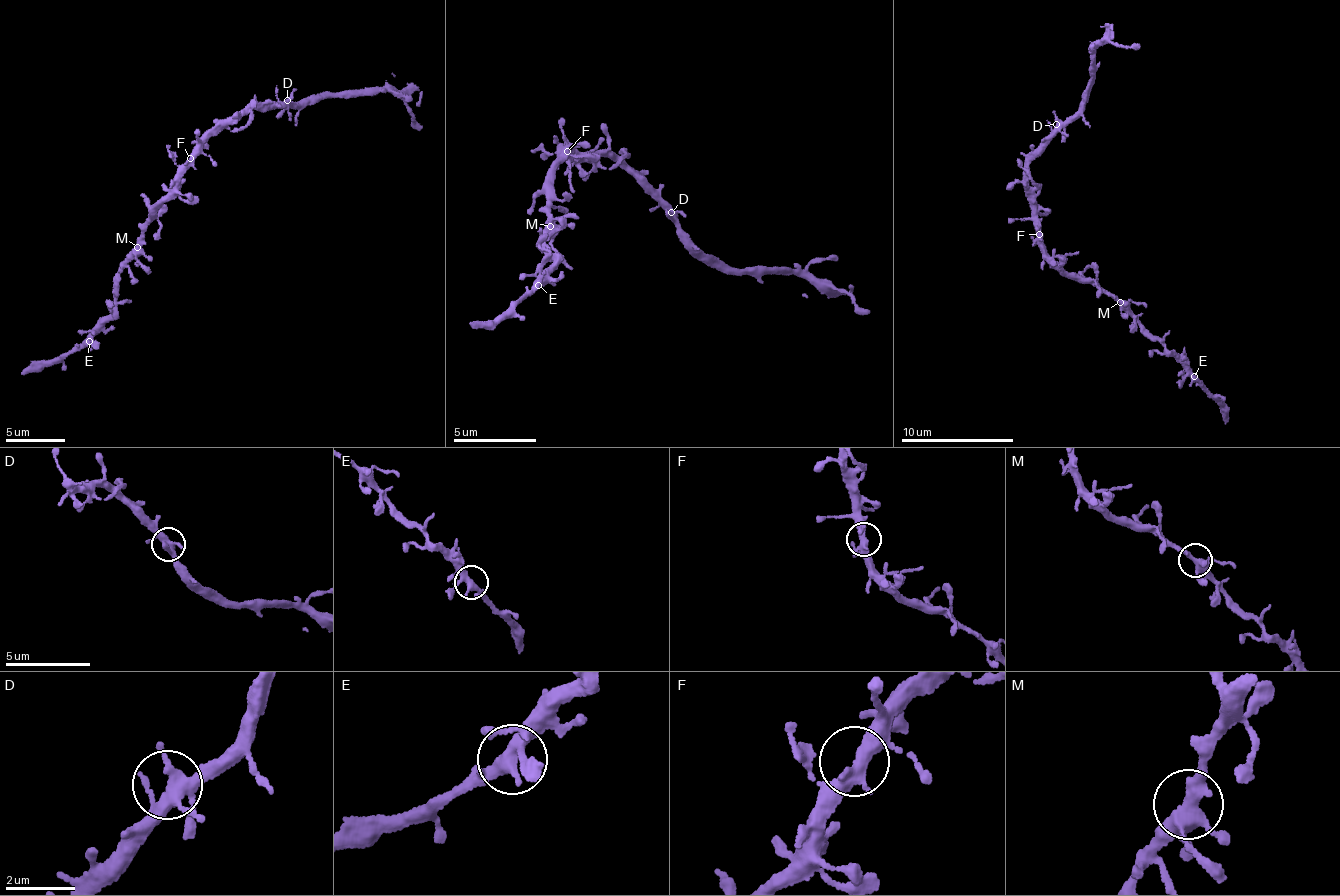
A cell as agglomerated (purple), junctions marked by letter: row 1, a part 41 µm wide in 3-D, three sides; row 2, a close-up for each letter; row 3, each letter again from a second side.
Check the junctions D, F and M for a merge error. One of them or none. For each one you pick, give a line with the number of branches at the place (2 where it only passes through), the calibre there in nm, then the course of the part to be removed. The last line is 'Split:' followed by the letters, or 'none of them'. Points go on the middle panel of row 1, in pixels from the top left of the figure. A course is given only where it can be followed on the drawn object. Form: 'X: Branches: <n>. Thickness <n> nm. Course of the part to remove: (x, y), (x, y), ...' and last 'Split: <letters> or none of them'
Split: none of them

